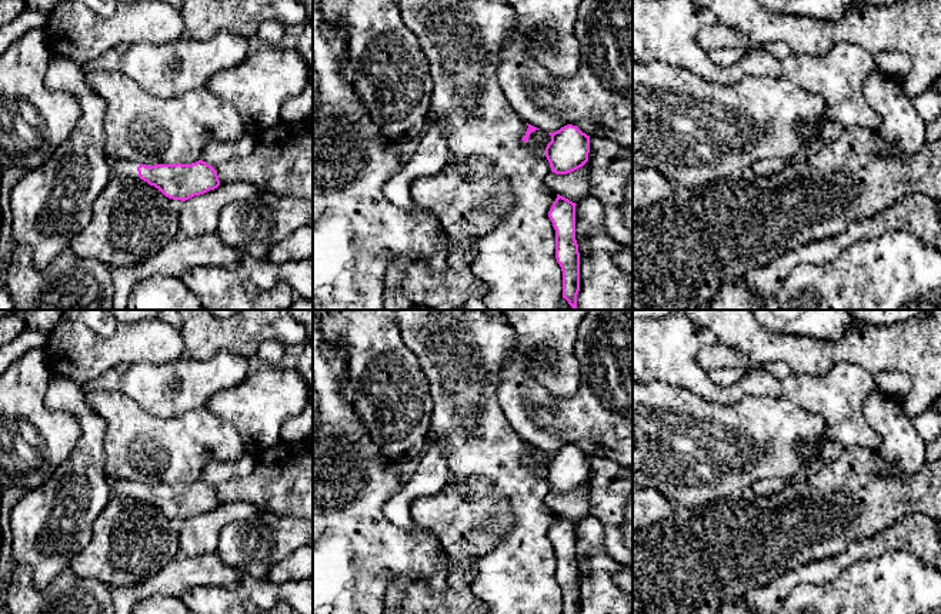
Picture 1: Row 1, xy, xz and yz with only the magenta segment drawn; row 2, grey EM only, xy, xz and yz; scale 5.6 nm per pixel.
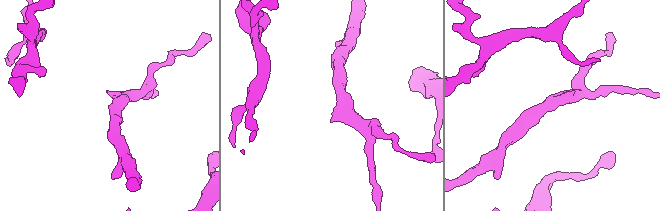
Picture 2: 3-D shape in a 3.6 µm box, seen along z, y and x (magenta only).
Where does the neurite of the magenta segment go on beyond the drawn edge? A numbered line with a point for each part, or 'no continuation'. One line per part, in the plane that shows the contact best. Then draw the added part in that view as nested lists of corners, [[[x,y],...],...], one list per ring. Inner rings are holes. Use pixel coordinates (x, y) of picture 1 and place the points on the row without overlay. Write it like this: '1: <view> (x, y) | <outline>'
1: xy (126, 489) | [[[117,480],[116,487],[111,490],[111,494],[121,495],[121,497],[140,498],[137,491],[139,485],[140,485],[139,481]]]

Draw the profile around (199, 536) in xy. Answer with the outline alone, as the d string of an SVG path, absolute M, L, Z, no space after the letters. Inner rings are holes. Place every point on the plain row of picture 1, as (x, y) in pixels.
M220 503L217 508L186 520L178 535L180 555L200 557L216 553L218 534L227 524L248 520L258 511L260 508L250 503Z

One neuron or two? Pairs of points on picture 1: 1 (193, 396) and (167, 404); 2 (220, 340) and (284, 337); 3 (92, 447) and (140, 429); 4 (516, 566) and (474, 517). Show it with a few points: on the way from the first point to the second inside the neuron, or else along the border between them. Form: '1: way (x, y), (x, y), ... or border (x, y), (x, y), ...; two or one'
1: way (187, 396), (179, 396), (173, 401); one
2: way (236, 334), (269, 333); one
3: border (94, 411), (106, 423), (104, 473), (107, 476); two
4: border (513, 513), (509, 533), (476, 560), (477, 570); two

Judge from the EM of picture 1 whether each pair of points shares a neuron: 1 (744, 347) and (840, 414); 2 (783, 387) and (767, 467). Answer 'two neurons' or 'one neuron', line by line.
1: two neurons
2: two neurons

